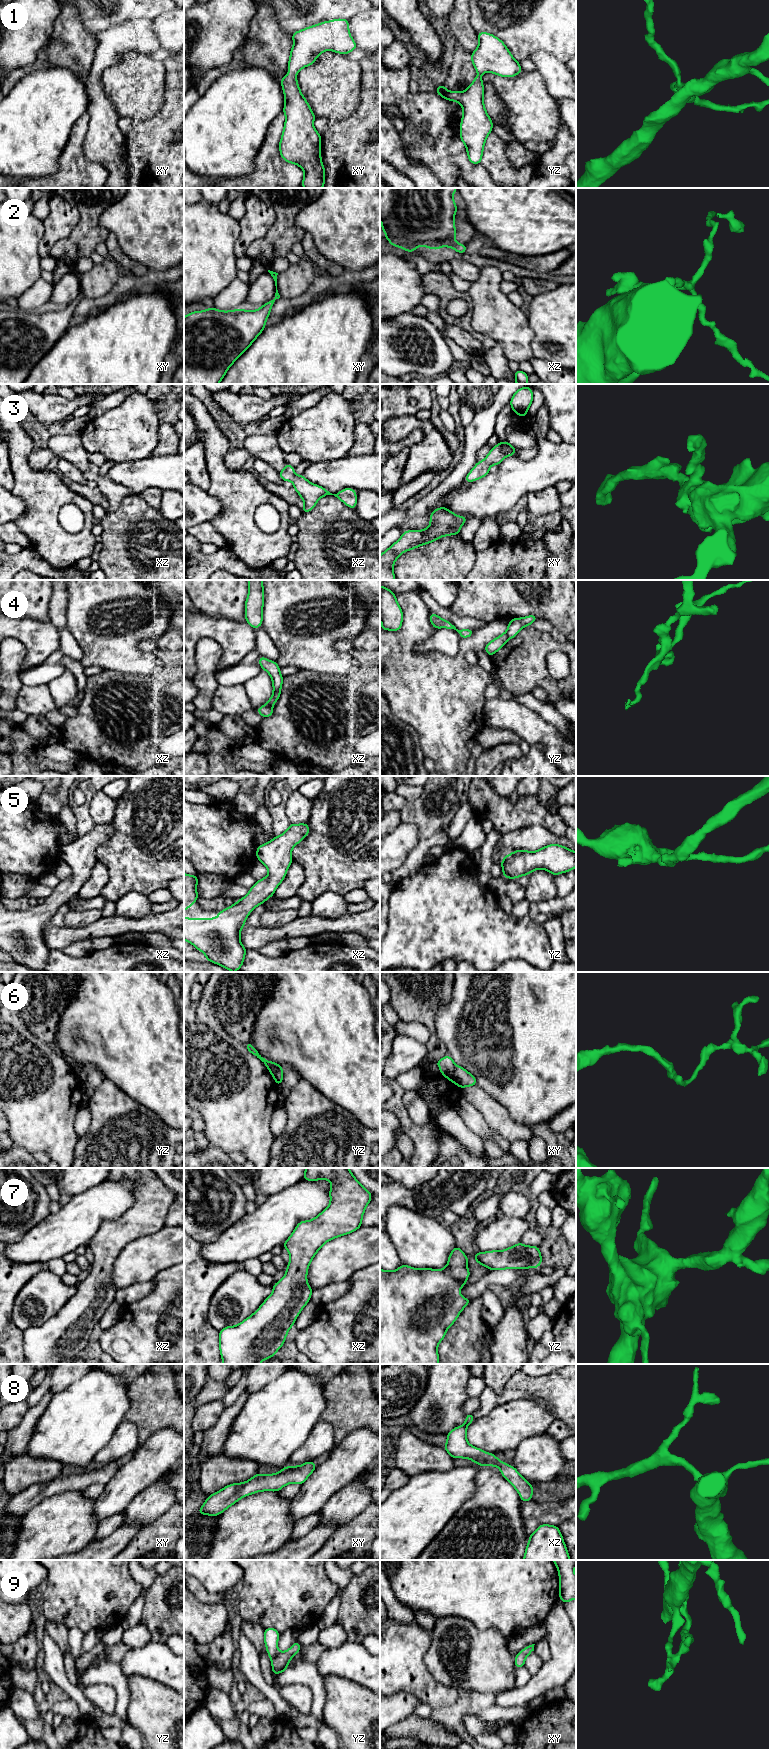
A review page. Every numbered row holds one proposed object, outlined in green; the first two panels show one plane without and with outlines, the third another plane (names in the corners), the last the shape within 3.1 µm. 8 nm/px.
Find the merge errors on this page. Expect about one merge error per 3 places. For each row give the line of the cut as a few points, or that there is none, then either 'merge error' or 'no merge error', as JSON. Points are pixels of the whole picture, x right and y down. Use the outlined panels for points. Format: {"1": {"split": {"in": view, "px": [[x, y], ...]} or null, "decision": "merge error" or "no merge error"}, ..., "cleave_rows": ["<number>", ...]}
{"1": {"split": null, "decision": "no merge error"}, "2": {"split": null, "decision": "no merge error"}, "3": {"split": null, "decision": "no merge error"}, "4": {"split": {"in": "xz", "px": [[264, 705], [272, 707]]}, "decision": "merge error"}, "5": {"split": null, "decision": "no merge error"}, "6": {"split": {"in": "xy", "px": [[456, 1065], [450, 1080]]}, "decision": "merge error"}, "7": {"split": null, "decision": "no merge error"}, "8": {"split": null, "decision": "no merge error"}, "9": {"split": null, "decision": "no merge error"}, "cleave_rows": ["4", "6"]}

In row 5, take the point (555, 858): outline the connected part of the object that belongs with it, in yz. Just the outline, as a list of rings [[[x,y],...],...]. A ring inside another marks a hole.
[[[559,844],[547,845],[535,852],[516,850],[501,861],[503,876],[509,879],[544,869],[556,876],[576,867],[576,852]]]

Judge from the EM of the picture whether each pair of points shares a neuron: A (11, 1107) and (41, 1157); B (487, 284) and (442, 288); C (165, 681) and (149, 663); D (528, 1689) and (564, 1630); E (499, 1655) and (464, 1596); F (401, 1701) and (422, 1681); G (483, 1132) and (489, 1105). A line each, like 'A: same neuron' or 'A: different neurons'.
A: different neurons
B: different neurons
C: different neurons
D: same neuron
E: different neurons
F: different neurons
G: different neurons

